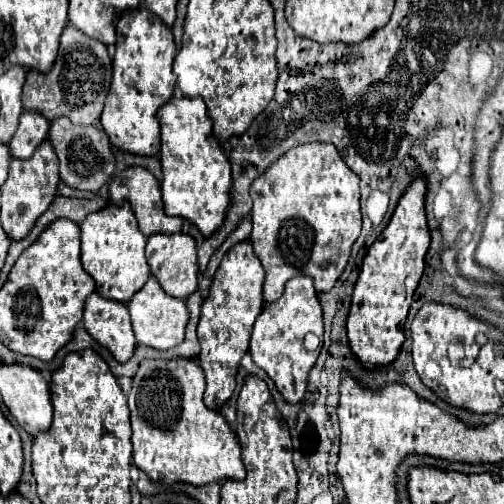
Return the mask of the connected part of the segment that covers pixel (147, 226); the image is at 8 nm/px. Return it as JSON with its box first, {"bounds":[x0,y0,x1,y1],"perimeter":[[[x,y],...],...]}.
{"bounds":[109,166,183,238],"perimeter":[[[141,166],[125,168],[109,186],[109,196],[115,202],[119,198],[119,188],[125,188],[125,198],[129,200],[135,218],[139,222],[139,230],[149,238],[151,234],[175,234],[181,232],[183,220],[171,218],[163,210],[161,188],[155,176]]]}

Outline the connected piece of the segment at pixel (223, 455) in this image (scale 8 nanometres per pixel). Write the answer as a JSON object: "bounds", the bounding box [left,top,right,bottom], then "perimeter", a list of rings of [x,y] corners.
{"bounds":[129,358,243,486],"perimeter":[[[191,358],[143,360],[129,392],[133,460],[153,480],[189,482],[193,486],[227,478],[243,480],[241,446],[235,430],[203,402],[205,374]]]}

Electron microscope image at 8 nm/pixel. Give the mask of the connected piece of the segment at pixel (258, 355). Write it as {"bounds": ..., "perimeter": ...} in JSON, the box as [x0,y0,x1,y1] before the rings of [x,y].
{"bounds":[251,276,323,404],"perimeter":[[[295,276],[285,284],[285,292],[279,300],[263,306],[263,312],[257,316],[253,334],[251,334],[251,358],[253,362],[267,372],[267,376],[275,382],[277,390],[291,404],[299,402],[305,394],[307,376],[313,368],[319,350],[307,352],[303,346],[303,338],[307,332],[323,336],[323,320],[317,292],[313,288],[313,280],[309,276]]]}

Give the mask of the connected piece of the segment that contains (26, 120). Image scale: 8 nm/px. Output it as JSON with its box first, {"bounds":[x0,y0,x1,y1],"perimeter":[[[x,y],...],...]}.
{"bounds":[9,110,49,160],"perimeter":[[[25,110],[19,118],[19,128],[13,140],[9,142],[11,156],[19,160],[29,158],[35,152],[35,148],[47,138],[47,130],[49,130],[49,122],[45,120],[43,114]]]}

